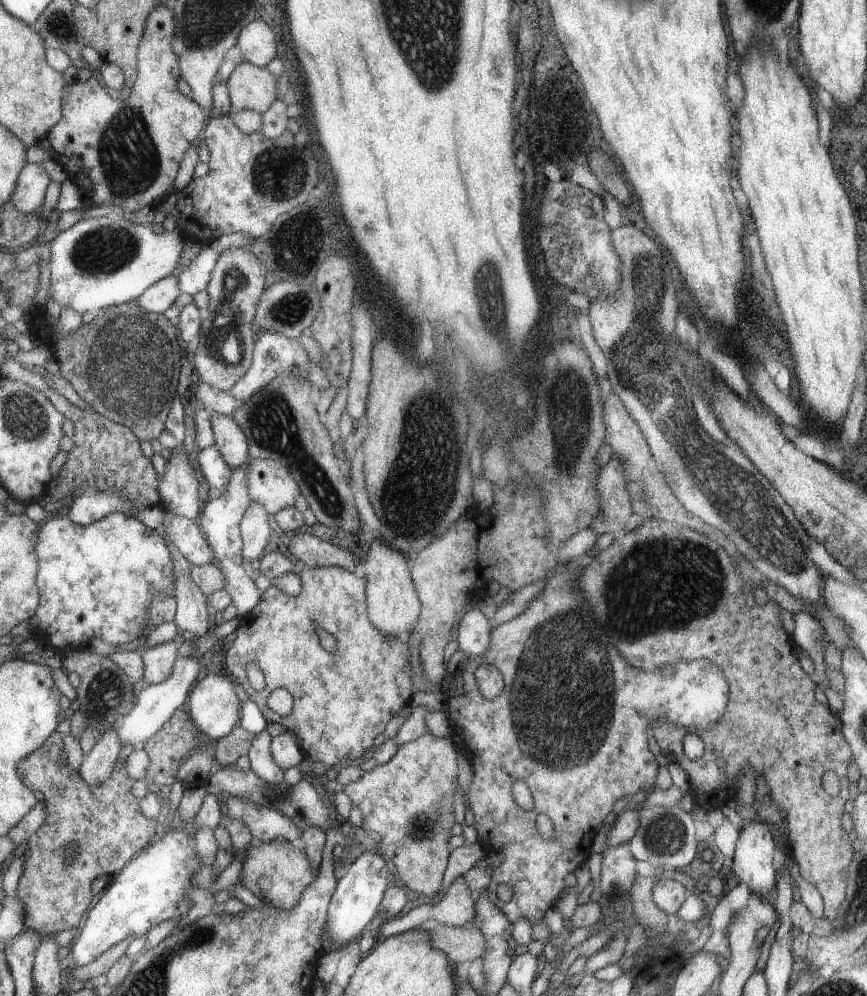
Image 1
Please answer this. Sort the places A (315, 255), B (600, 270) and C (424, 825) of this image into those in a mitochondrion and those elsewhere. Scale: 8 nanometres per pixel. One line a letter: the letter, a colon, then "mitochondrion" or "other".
A: other
B: other
C: mitochondrion

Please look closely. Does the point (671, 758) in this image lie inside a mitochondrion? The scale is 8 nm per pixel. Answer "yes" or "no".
no

